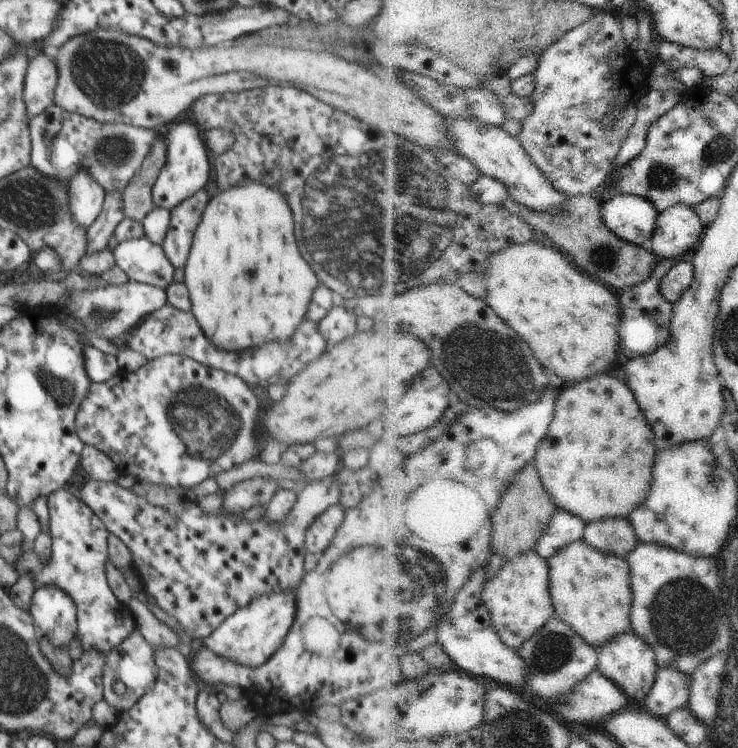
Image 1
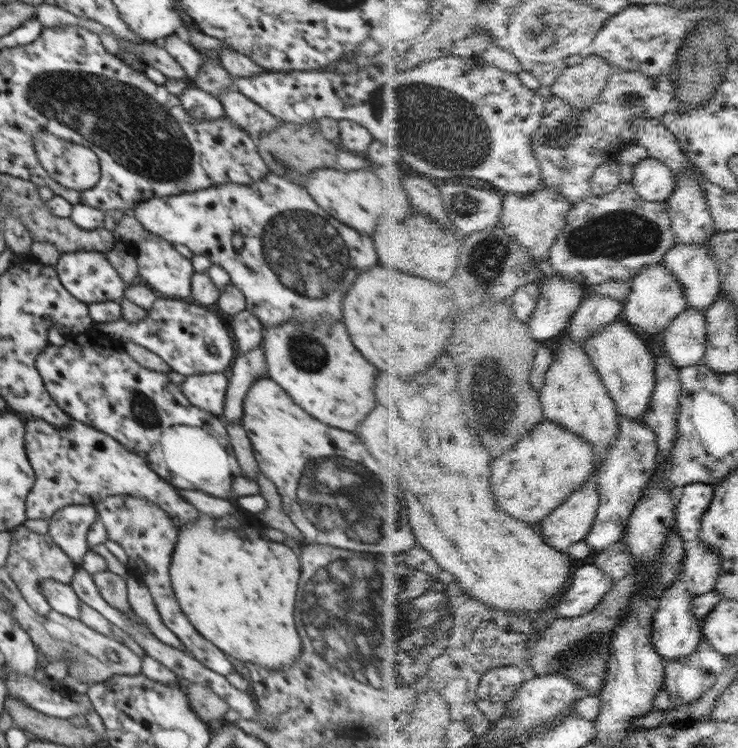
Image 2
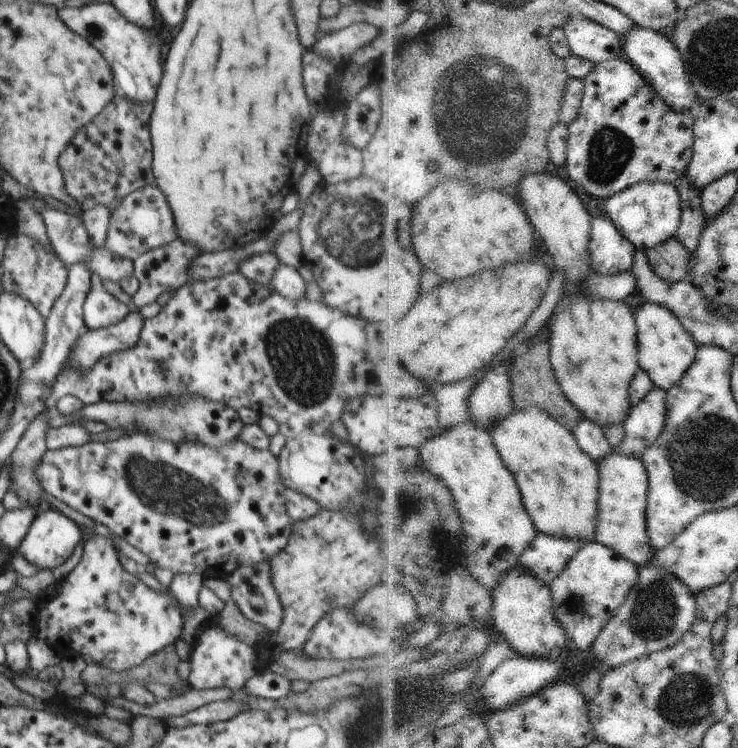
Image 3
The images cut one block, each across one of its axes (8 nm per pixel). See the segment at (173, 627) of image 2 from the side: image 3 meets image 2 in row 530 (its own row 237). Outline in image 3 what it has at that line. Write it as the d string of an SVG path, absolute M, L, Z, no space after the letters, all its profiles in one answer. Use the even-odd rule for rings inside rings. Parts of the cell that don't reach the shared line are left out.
M156 184L139 188L125 196L108 219L109 227L105 247L110 252L131 261L145 252L170 244L178 238L170 205Z

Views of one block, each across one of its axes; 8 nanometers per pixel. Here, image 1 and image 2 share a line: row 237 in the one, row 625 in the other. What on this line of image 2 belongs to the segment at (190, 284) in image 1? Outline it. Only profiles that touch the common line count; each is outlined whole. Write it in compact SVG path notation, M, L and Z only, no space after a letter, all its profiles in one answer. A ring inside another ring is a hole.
M236 508L236 513L228 514L228 516L214 517L203 513L200 514L200 517L196 521L190 521L190 523L182 525L180 530L178 530L177 544L174 547L171 557L169 576L180 609L192 626L199 633L202 632L202 635L208 641L217 645L227 655L245 661L246 663L256 663L267 669L282 669L282 667L292 665L300 657L300 653L302 653L301 636L298 635L299 632L294 623L294 602L296 602L296 588L298 588L298 580L300 579L301 565L298 553L294 550L293 546L273 542L268 537L262 538L260 530L262 527L267 526L262 525L260 518L256 515L257 513L250 513L248 510Z

